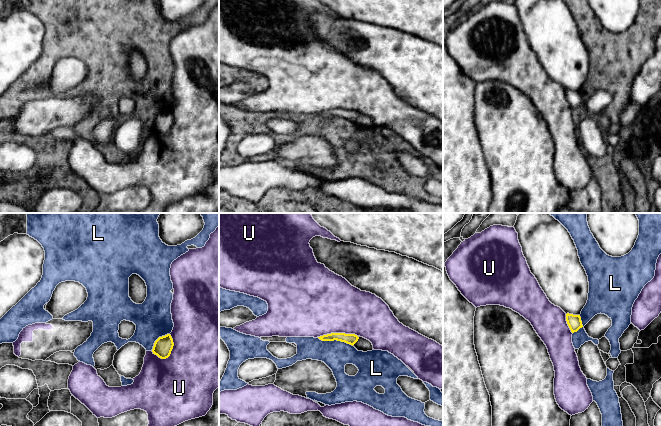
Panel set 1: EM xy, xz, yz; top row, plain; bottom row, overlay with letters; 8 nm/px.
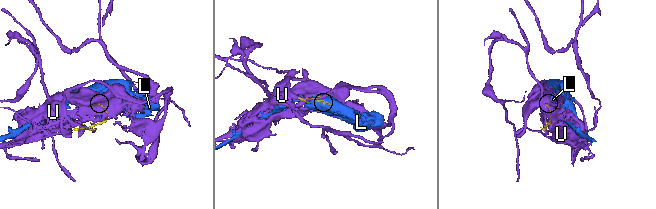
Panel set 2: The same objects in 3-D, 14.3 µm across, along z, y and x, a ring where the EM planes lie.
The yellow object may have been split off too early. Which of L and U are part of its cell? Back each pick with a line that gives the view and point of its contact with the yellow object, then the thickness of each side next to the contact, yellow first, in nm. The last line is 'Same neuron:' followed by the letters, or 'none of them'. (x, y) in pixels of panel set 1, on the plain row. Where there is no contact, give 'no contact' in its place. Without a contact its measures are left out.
Same neuron: none of them

